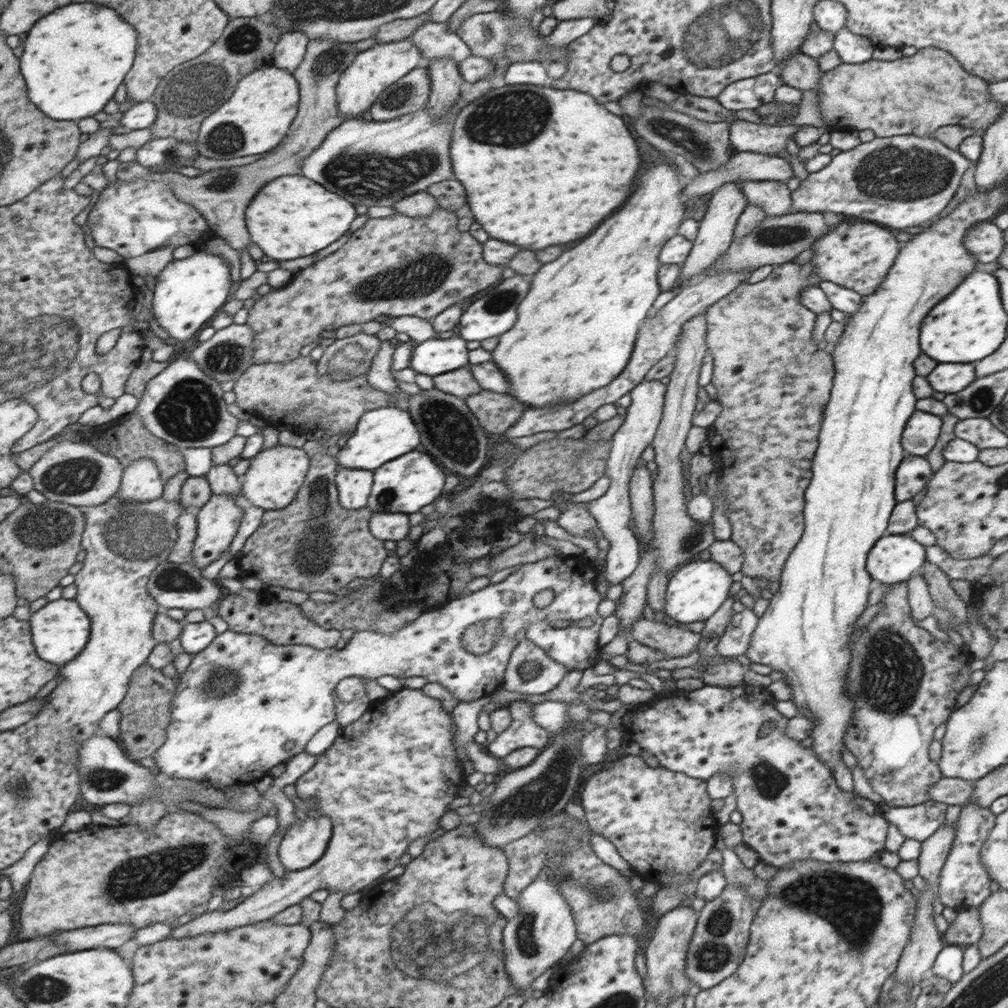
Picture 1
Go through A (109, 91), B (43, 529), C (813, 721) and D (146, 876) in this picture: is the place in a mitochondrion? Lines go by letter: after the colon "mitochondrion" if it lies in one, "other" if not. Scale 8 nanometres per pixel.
A: other
B: mitochondrion
C: other
D: mitochondrion

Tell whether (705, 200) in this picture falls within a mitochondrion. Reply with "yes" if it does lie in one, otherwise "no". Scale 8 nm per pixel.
no

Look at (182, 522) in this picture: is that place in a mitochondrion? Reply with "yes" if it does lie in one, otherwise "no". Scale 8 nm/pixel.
yes

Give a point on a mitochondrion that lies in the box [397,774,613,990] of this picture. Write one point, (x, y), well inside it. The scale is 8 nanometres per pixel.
(526, 941)

